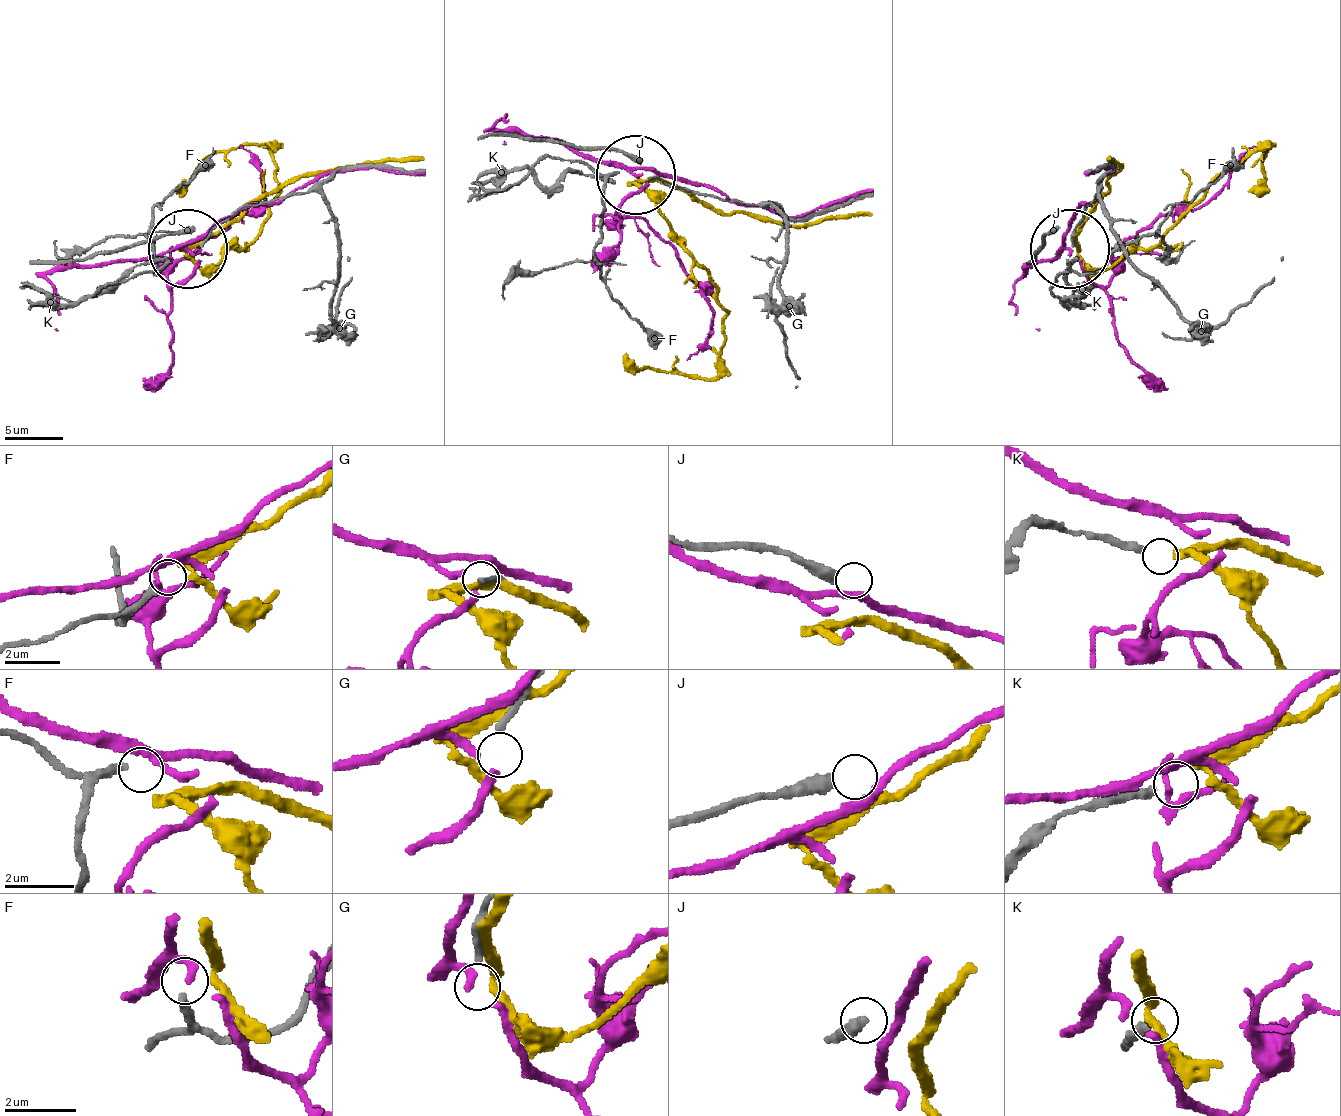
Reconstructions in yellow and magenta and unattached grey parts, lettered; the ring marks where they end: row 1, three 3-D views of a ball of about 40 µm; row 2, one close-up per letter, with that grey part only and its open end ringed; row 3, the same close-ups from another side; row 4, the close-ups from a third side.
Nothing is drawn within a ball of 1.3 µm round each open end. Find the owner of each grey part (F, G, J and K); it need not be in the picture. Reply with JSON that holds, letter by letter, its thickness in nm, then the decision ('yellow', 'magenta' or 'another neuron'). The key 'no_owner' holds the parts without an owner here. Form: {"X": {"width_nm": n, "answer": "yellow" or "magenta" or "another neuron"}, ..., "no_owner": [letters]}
{"F": {"width_nm": 240, "answer": "another neuron"}, "G": {"width_nm": 190, "answer": "another neuron"}, "J": {"width_nm": 420, "answer": "another neuron"}, "K": {"width_nm": 280, "answer": "yellow"}, "no_owner": ["F", "G", "J"]}

